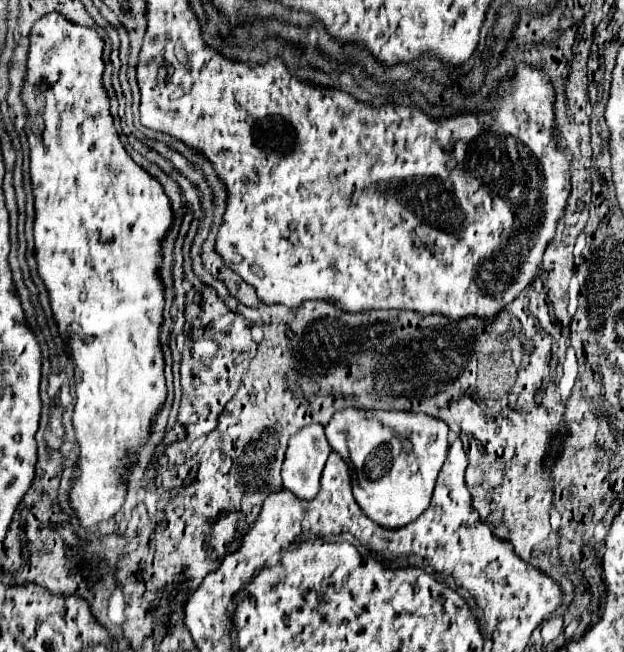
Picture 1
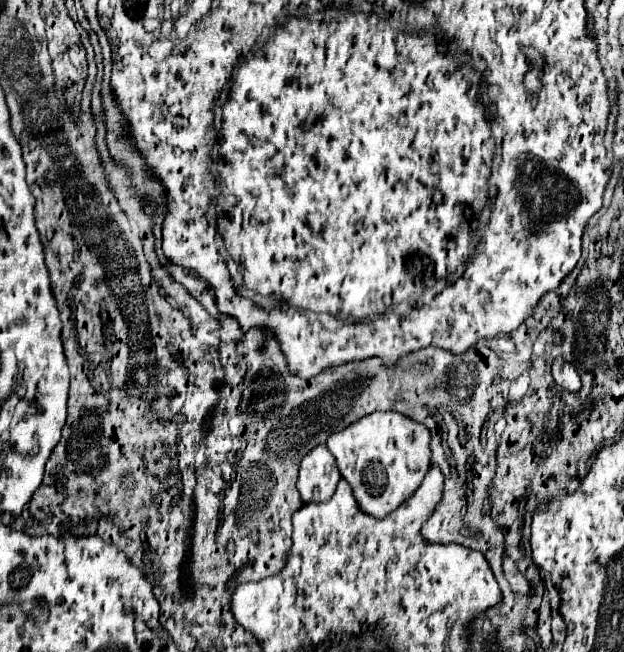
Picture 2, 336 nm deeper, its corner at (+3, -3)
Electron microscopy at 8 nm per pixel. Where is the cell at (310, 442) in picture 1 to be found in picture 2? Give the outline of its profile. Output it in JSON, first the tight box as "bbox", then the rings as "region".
{"bbox":[298,446,342,504],"region":[[[316,446],[300,464],[298,490],[302,500],[314,504],[328,502],[334,496],[340,478],[342,474],[330,450],[326,446]]]}

